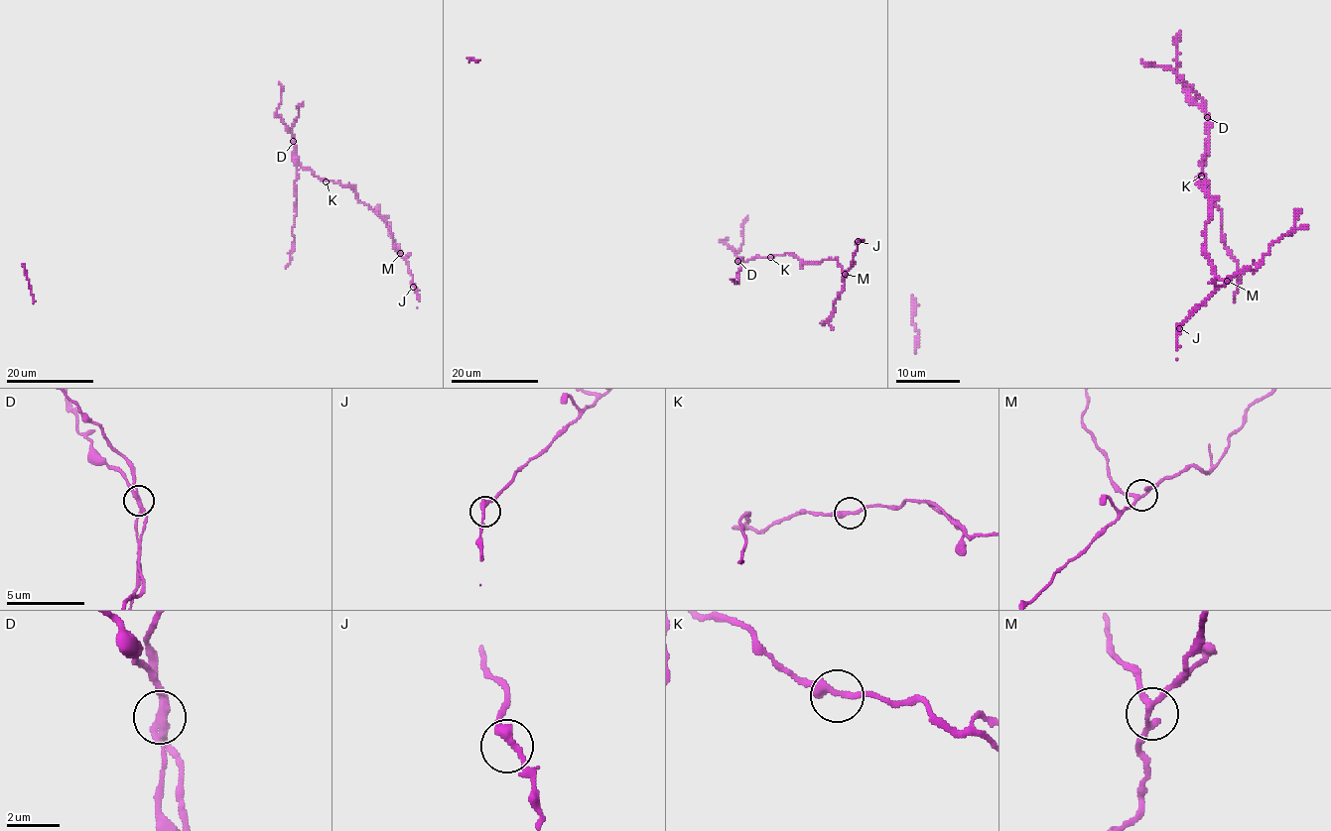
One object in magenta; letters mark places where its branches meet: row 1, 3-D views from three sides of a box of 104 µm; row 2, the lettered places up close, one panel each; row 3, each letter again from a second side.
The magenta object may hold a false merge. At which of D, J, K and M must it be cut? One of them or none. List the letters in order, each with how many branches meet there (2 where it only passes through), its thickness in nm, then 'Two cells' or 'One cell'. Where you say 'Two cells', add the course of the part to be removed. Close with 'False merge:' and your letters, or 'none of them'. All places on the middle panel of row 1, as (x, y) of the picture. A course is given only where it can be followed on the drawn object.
D: Branches: 3. Thickness 240 nm. Two cells. Course of the part to remove: (738, 261), (741, 259), (738, 281), (731, 280)
J: Branches: 2. Thickness 280 nm. One cell
K: Branches: 2. Thickness 320 nm. One cell
M: Branches: 3. Thickness 200 nm. One cell
False merge: D

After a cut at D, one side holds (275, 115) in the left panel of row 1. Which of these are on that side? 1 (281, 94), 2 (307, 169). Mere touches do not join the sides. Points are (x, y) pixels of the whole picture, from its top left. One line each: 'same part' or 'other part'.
1: same part
2: same part

